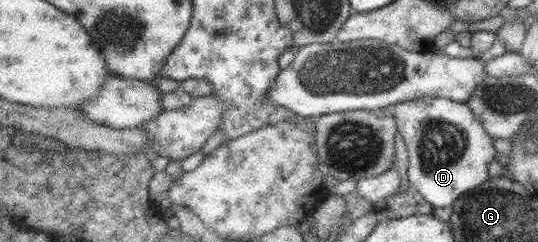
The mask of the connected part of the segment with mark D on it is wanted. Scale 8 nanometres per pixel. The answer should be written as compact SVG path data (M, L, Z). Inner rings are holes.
M419 96L389 108L408 156L406 170L411 187L434 208L451 206L461 194L488 178L487 166L495 158L493 137L479 126L463 103Z

